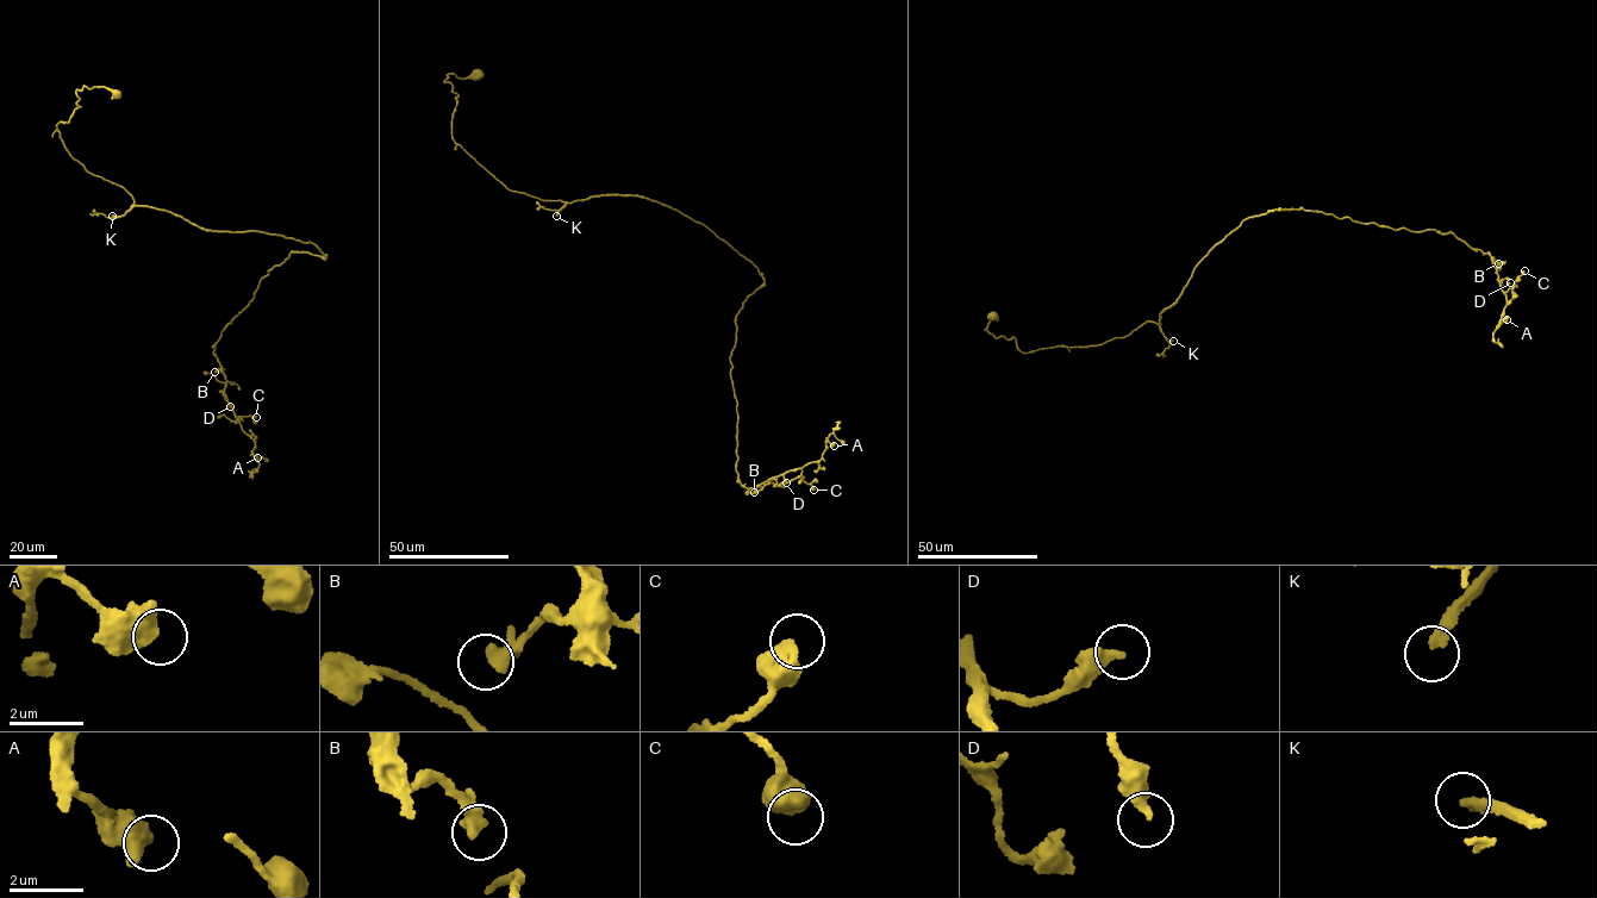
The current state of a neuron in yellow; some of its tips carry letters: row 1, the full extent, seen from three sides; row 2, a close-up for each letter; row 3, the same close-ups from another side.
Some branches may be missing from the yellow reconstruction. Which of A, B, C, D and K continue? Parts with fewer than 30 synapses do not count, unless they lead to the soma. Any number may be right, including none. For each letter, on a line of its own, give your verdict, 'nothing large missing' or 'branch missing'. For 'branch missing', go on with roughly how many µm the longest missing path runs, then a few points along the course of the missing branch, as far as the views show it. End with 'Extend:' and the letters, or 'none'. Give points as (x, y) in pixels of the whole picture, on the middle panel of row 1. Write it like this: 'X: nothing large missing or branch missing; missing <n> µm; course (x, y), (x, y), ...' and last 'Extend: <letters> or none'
A: nothing large missing
B: nothing large missing
C: nothing large missing
D: nothing large missing
K: branch missing; missing 180 µm; course (556, 216), (553, 228), (560, 312), (542, 411), (548, 428), (529, 422), (532, 403), (526, 386), (535, 367)
Extend: K

